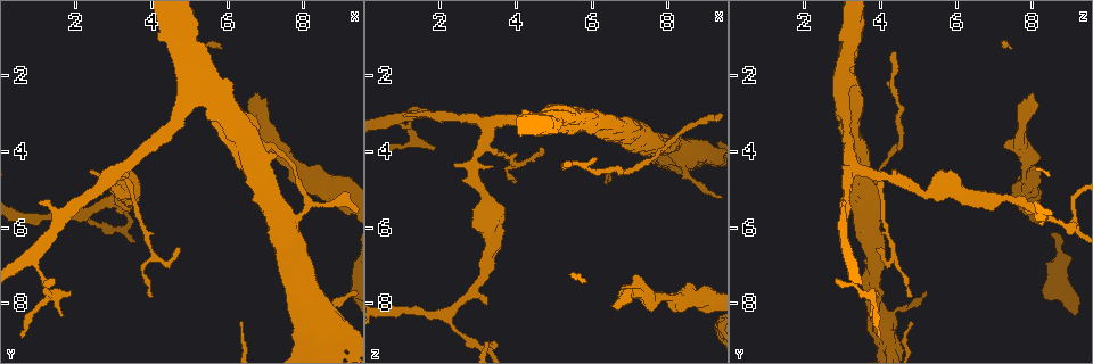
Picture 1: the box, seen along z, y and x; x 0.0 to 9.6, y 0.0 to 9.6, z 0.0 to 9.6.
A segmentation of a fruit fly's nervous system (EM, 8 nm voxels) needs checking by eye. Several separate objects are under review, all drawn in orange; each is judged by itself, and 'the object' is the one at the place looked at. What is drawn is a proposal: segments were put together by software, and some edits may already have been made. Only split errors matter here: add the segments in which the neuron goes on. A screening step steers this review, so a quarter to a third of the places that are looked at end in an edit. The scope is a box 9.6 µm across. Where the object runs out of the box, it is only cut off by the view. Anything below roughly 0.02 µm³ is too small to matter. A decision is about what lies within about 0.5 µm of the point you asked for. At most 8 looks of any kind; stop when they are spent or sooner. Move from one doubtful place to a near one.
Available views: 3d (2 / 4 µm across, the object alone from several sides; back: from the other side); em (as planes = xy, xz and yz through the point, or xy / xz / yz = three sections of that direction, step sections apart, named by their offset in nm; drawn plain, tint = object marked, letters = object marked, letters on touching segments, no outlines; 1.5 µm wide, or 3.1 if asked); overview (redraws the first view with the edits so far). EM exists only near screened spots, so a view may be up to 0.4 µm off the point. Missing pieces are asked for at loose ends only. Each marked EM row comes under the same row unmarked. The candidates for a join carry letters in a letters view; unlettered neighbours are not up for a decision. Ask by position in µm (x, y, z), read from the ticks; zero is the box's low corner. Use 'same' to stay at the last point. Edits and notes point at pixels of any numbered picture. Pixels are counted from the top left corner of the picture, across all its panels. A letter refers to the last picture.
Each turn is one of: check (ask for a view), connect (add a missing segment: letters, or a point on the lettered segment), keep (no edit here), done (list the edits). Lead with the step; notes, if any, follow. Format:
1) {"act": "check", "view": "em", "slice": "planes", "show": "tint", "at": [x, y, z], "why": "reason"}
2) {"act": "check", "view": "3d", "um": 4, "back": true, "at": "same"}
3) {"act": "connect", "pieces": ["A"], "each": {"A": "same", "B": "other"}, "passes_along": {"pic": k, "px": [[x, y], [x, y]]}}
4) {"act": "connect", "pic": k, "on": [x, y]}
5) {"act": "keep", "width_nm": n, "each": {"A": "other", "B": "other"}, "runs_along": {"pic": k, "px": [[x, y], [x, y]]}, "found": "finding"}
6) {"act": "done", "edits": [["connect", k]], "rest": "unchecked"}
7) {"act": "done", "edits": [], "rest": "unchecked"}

{"act": "check", "view": "em", "slice": "xz", "step": 4, "show": "letters", "at": [4.20, 1.05, 3.00], "why": "branch stops here"}

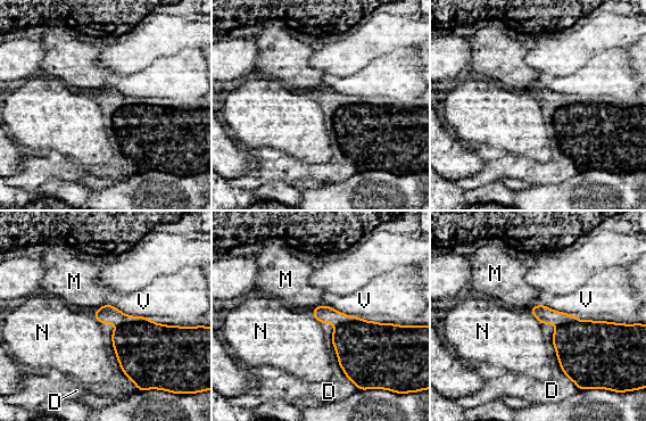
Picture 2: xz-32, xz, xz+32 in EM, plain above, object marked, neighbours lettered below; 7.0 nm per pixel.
{"act": "keep", "each": {"D": "other", "M": "other", "N": "other", "V": "other"}, "border": {"pic": 2, "px": [[531, 315], [539, 321]]}, "found": "none of them fits"}

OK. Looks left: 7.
{"act": "check", "view": "em", "slice": "xz", "step": 4, "show": "letters", "at": [5.40, 1.30, 4.40], "why": "tapers out"}

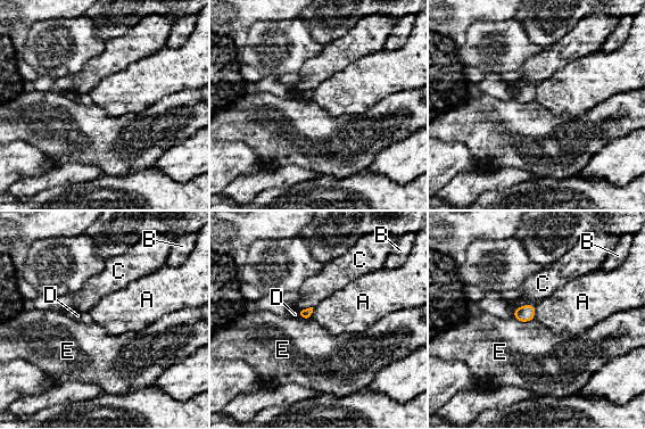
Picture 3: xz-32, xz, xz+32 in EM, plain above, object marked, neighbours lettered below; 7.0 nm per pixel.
{"act": "keep", "each": {"A": "other", "B": "other", "C": "other", "D": "other", "E": "other"}, "border": {"pic": 3, "px": [[536, 305], [534, 319]]}, "found": "no lettered segment goes on from it"}

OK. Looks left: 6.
{"act": "check", "view": "3d", "um": 2, "at": [4.65, 6.60, 3.90], "why": "thin end"}

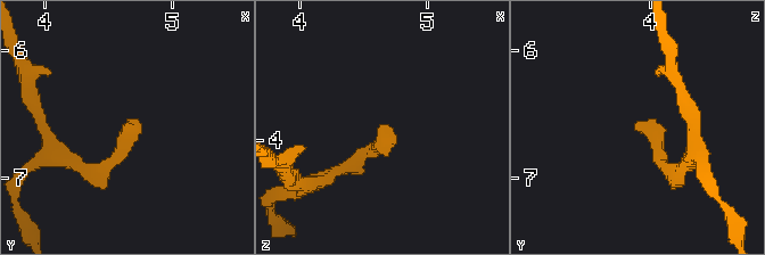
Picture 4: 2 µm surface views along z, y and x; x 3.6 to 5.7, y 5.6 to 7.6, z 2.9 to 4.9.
{"act": "check", "view": "em", "slice": "planes", "show": "letters", "at": [4.68, 6.60, 3.86], "why": "shape alone is not enough"}

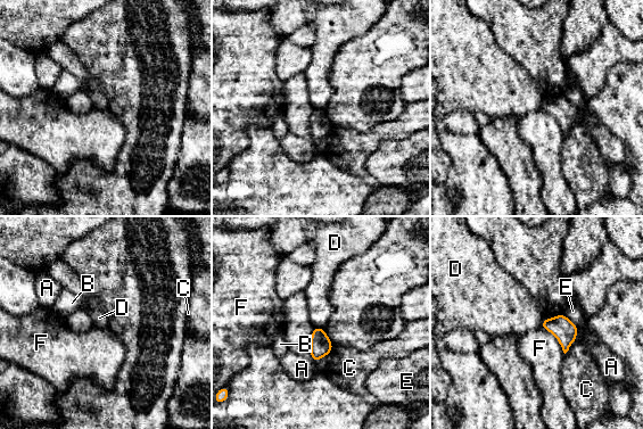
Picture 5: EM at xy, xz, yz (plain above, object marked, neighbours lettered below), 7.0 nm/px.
{"act": "keep", "longest_contact_nm": ["F", 260], "each": {"A": "other", "B": "other", "C": "other", "D": "other", "E": "other", "F": "other"}, "found": "no lettered segment goes on from it"}

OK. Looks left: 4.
{"act": "done", "edits": [], "rest": "unchecked"}

